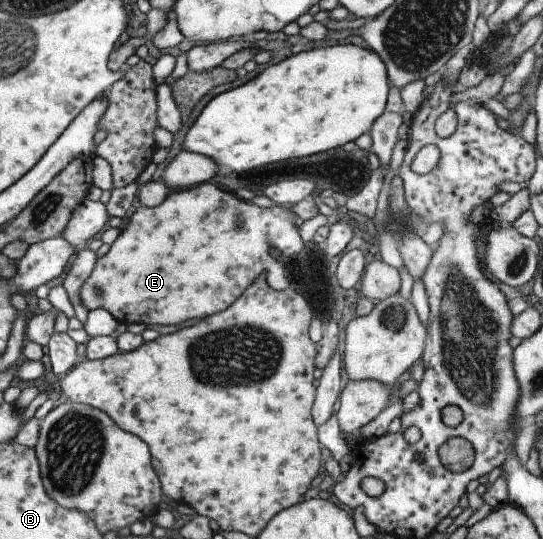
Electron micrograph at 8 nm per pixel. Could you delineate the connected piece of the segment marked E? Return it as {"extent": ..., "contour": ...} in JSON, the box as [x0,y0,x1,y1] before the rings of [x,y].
{"extent":[78,182,304,326],"contour":[[[210,182],[170,191],[166,198],[164,198],[164,202],[160,202],[158,206],[150,208],[140,205],[128,219],[129,223],[126,224],[126,228],[109,245],[108,251],[104,256],[94,260],[92,272],[84,280],[84,284],[80,286],[80,292],[78,292],[80,304],[87,311],[101,308],[102,310],[106,310],[108,314],[111,314],[119,323],[122,322],[126,325],[138,323],[145,324],[145,326],[178,326],[180,322],[186,322],[186,320],[198,320],[198,318],[210,316],[214,312],[220,312],[220,310],[228,308],[246,290],[246,286],[250,286],[258,277],[264,278],[264,282],[271,289],[275,291],[284,290],[290,286],[284,275],[284,264],[290,256],[294,256],[296,252],[300,252],[304,247],[298,235],[298,227],[294,224],[292,210],[289,211],[280,206],[258,207],[251,202],[240,199],[235,194],[219,190]]]}

